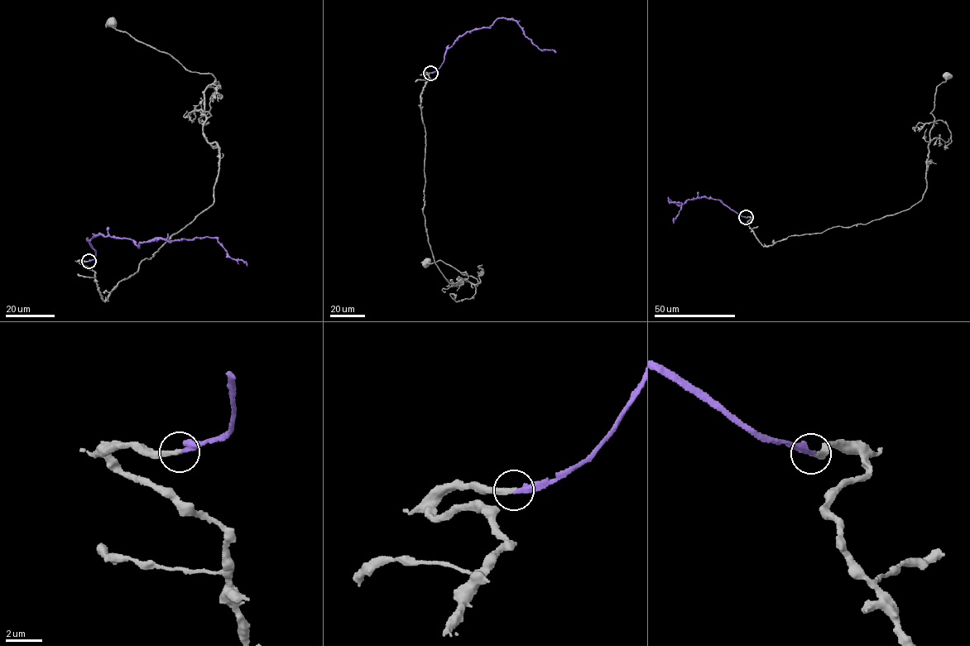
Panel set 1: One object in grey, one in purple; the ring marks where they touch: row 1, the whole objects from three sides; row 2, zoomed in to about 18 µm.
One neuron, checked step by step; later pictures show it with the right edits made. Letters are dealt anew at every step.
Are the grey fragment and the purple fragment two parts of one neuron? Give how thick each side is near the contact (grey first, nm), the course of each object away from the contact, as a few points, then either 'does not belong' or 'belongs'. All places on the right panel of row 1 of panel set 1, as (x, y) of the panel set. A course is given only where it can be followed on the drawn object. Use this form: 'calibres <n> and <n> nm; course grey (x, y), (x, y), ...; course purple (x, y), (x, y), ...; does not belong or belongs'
calibres 280 and 360 nm; course grey (746, 217), (755, 237), (768, 246), (789, 236), (865, 224), (917, 203), (927, 186), (934, 94), (948, 74); course purple (746, 217), (717, 200), (703, 197), (680, 204), (668, 200), (682, 203), (673, 224); belongs

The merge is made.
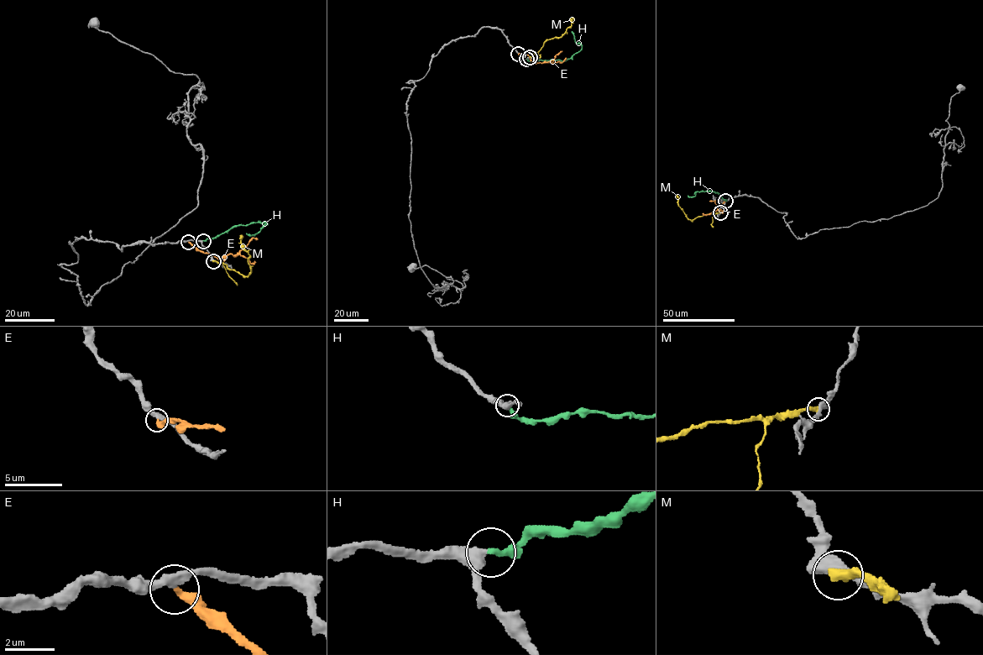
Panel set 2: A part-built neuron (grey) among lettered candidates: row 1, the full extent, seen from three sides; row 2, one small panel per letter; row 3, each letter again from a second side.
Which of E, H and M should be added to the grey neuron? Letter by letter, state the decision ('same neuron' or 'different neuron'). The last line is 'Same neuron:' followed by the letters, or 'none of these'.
E: different neuron
H: same neuron
M: different neuron
Same neuron: H

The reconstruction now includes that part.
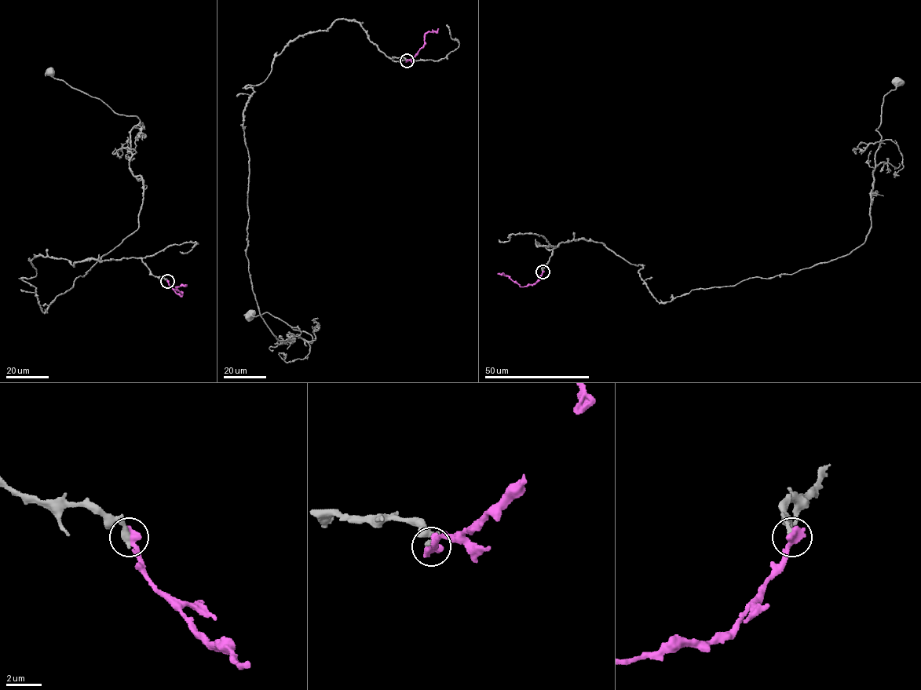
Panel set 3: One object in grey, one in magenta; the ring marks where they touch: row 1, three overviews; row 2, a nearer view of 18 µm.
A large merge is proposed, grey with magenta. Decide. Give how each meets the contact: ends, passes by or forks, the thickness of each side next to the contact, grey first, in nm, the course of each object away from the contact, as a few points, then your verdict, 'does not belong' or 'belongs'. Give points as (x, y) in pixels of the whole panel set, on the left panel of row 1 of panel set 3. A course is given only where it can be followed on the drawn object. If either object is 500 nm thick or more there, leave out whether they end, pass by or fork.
360/600 nm | grey via (167, 281), (141, 259), (38, 255), (23, 281), (45, 312), (143, 198), (139, 118), (50, 70) | magenta via (167, 281), (181, 296), (177, 288), (185, 284) | does not belong

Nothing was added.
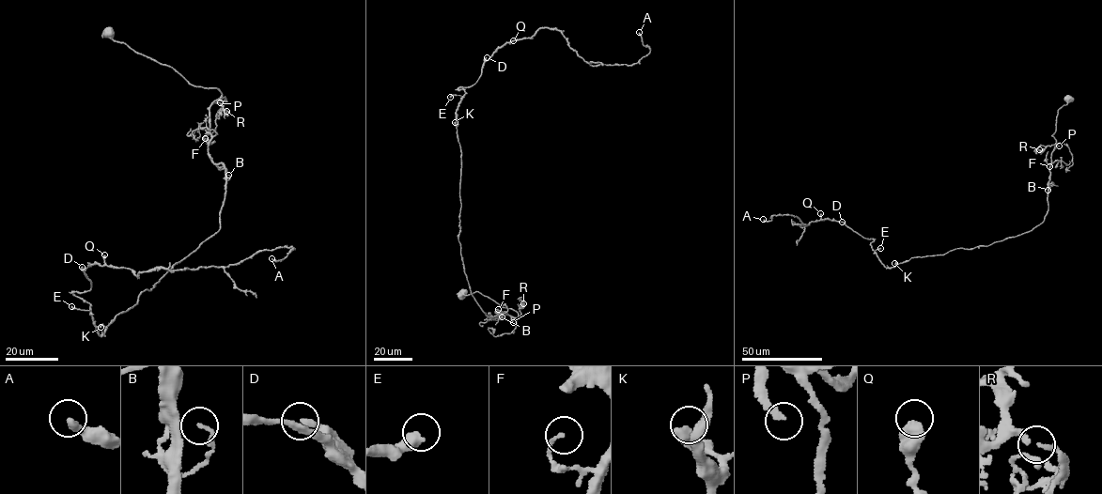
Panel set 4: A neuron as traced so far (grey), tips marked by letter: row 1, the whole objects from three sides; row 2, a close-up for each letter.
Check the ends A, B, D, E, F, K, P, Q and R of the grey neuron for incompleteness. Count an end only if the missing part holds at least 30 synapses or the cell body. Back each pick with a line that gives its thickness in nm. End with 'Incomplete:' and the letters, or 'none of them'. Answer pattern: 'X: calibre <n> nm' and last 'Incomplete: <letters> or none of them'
P: calibre 220 nm
Incomplete: P

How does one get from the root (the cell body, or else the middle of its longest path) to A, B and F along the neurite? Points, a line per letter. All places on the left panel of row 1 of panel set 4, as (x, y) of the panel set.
A: (108, 30), (221, 93), (225, 186), (219, 230), (100, 335), (72, 292), (89, 266), (294, 248), (271, 258)
B: (108, 30), (193, 84), (220, 91), (209, 109), (208, 155), (228, 175)
F: (108, 30), (114, 39), (173, 68), (193, 84), (220, 91), (209, 109), (211, 139), (205, 138)

